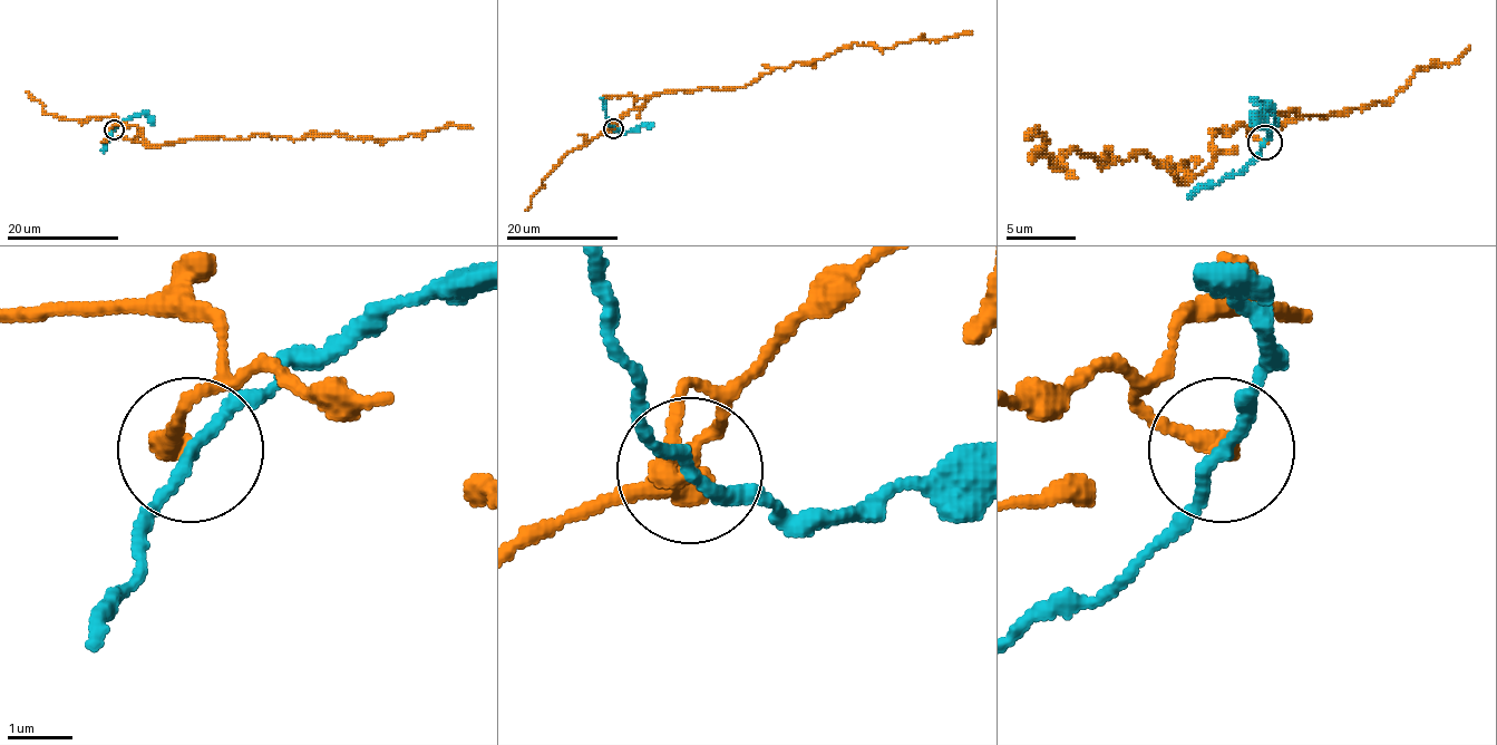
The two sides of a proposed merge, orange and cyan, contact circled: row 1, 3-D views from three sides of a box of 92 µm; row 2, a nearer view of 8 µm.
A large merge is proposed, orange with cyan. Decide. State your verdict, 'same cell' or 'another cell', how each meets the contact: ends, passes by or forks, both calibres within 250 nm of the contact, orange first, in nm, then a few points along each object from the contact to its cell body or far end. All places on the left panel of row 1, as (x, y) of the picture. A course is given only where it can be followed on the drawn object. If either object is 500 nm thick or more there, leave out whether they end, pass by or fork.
another cell; orange ends there; cyan passes by; 340 nm thick on the orange side, 180 nm on the other; orange runs (113, 129), (134, 124), (155, 145), (206, 137), (246, 139), (254, 134), (395, 139), (450, 124), (472, 127); cyan runs (114, 129), (123, 122), (144, 113), (153, 124)

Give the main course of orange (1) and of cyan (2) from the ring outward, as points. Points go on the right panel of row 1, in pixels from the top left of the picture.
1: (1264, 143), (1215, 129), (1212, 161), (1180, 181), (1146, 153), (1101, 167), (1073, 150), (1063, 167), (1024, 136)
2: (1264, 143), (1274, 118), (1257, 102), (1257, 129)

